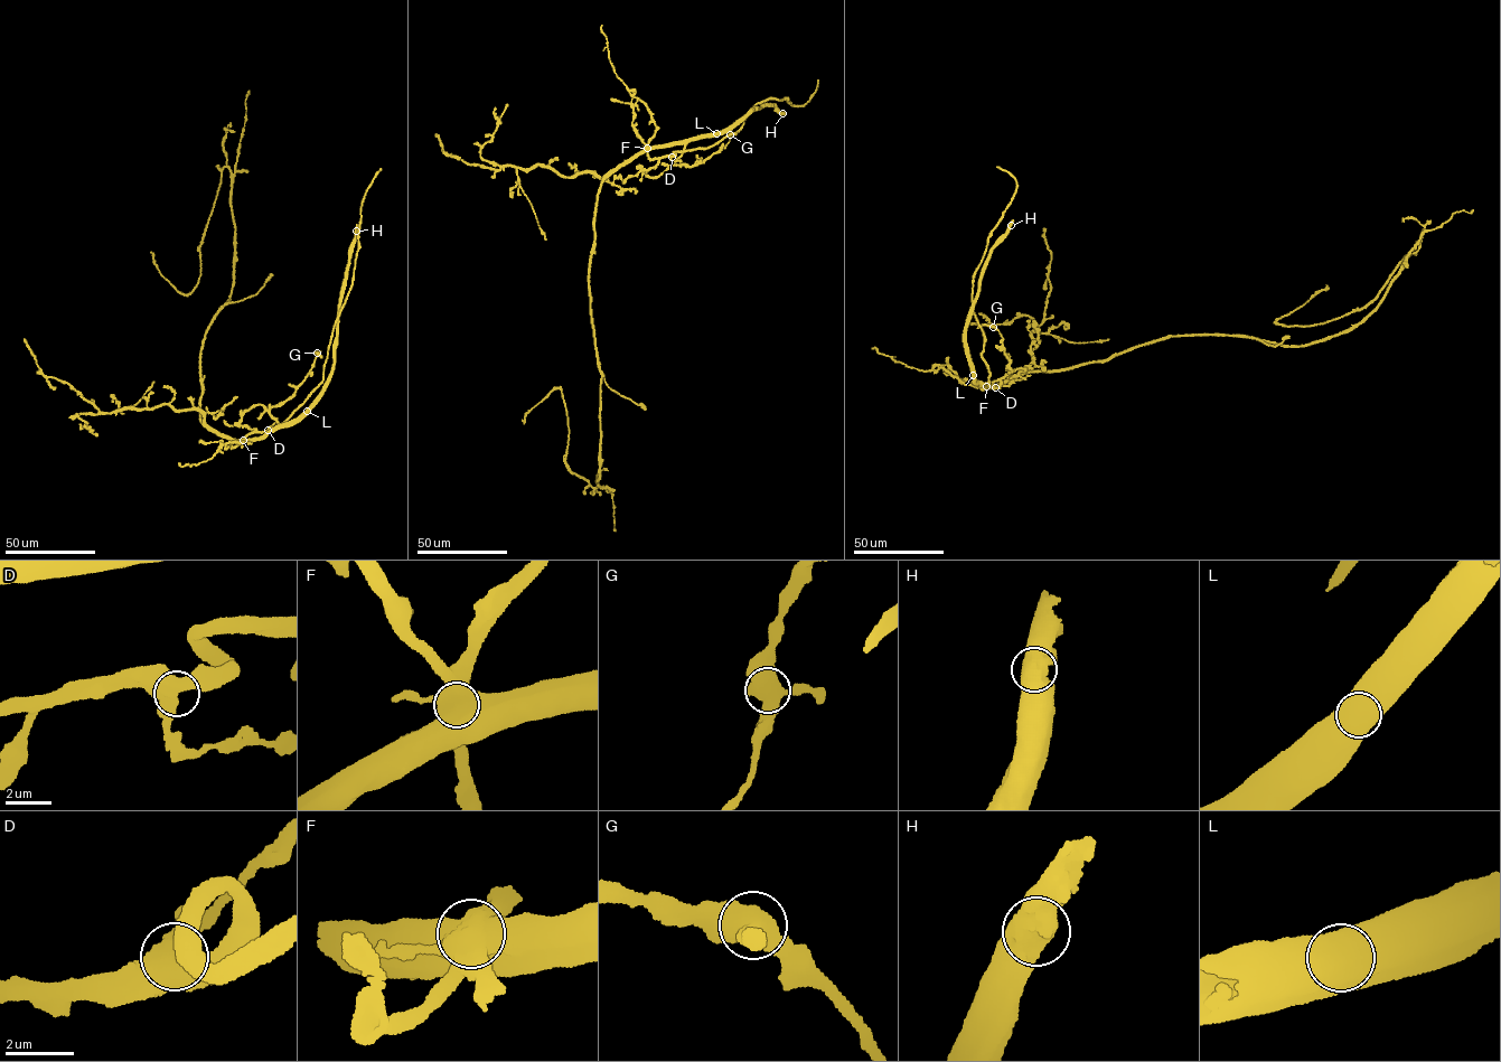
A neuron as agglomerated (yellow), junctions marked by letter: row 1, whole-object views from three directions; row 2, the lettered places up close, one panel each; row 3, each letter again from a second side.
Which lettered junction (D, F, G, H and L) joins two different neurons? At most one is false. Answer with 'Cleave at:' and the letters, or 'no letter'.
Cleave at: F

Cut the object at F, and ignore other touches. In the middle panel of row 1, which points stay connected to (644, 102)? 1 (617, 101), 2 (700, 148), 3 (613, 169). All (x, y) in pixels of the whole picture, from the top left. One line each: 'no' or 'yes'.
1: no
2: yes
3: no

